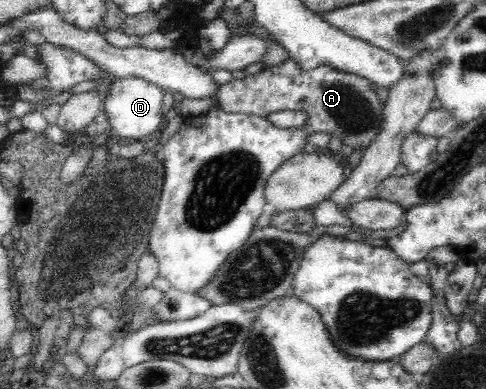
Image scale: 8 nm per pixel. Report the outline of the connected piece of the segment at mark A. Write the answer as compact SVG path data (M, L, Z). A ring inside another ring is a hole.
M289 57L285 59L283 62L274 65L273 67L267 67L262 69L258 73L255 74L245 74L242 79L234 80L226 82L225 84L221 84L217 87L216 94L216 103L220 106L221 110L225 110L226 113L241 113L241 114L254 114L256 117L267 118L269 115L279 112L279 111L291 111L291 110L301 110L306 111L307 122L305 126L310 129L310 133L327 133L332 137L339 137L341 142L345 145L351 147L352 151L361 151L363 156L364 153L368 150L368 147L375 141L375 138L379 135L379 132L382 130L383 125L383 109L385 109L385 103L382 103L377 97L377 90L374 89L372 83L365 79L364 77L352 74L345 73L343 71L339 71L338 69L332 68L331 66L319 65L317 68L313 69L301 69L296 61Z

